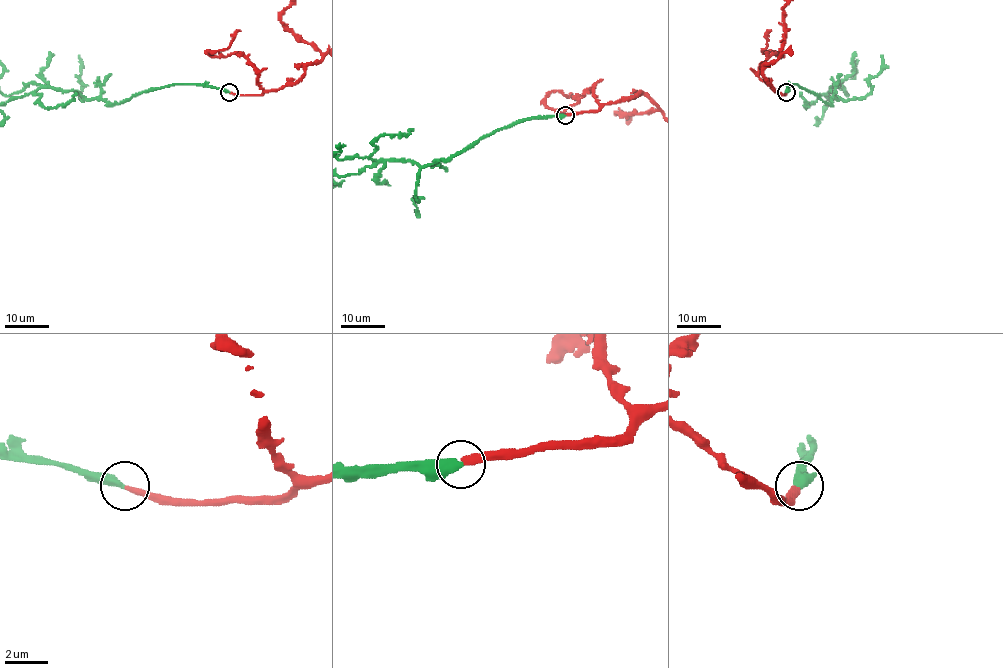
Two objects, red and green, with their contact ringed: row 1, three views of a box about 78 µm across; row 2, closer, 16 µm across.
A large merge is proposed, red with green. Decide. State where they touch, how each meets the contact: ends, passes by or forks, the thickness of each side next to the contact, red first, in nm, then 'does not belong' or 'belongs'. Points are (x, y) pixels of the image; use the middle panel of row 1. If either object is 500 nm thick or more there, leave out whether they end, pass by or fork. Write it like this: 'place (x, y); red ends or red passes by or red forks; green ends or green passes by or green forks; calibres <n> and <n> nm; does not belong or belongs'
place (565, 115); red ends; green ends; calibres 320 and 440 nm; belongs

